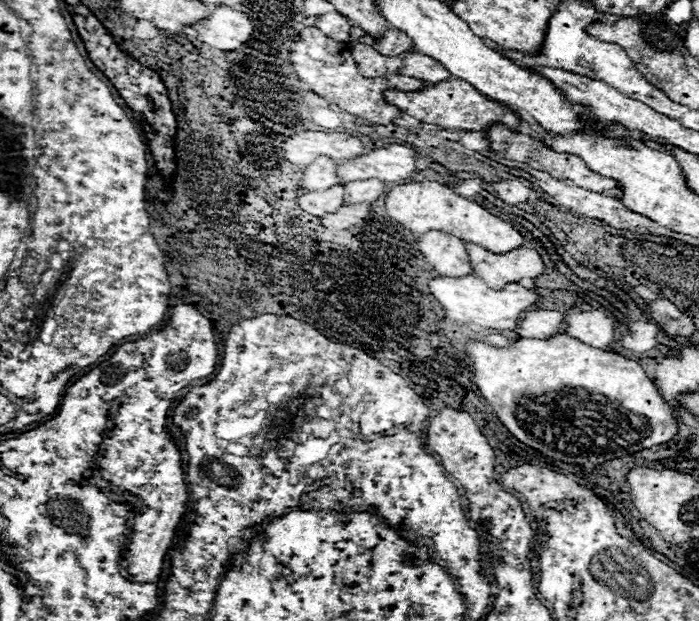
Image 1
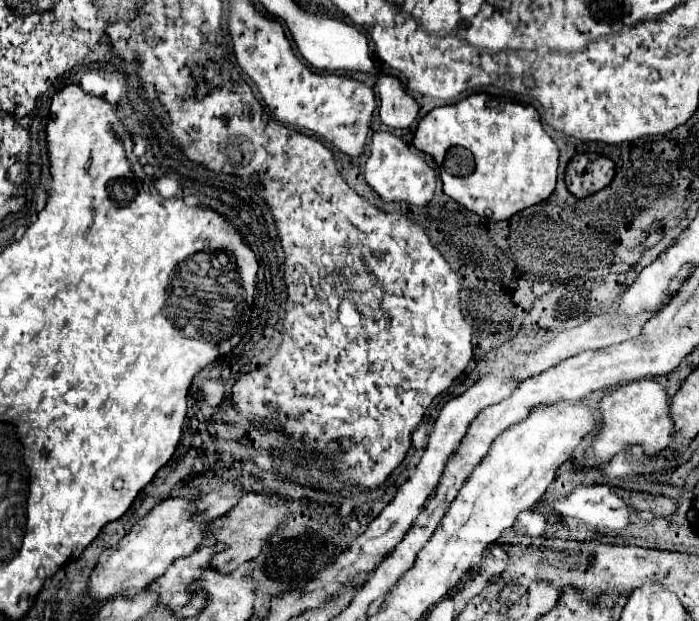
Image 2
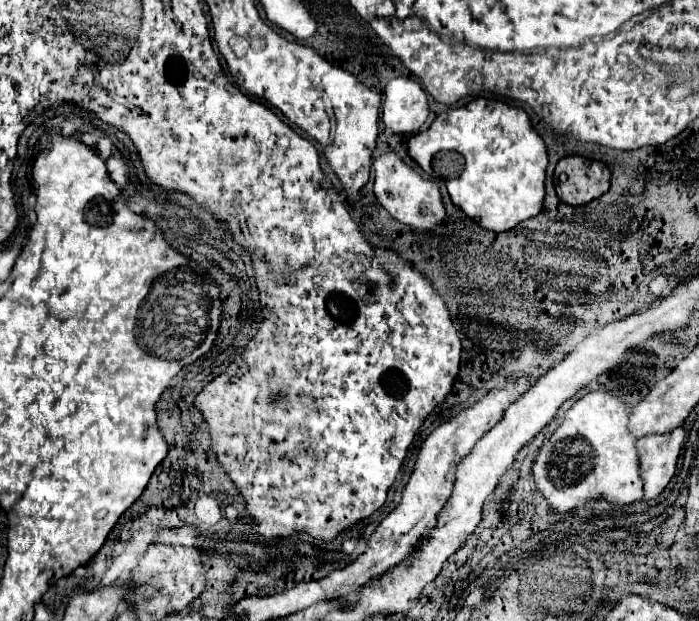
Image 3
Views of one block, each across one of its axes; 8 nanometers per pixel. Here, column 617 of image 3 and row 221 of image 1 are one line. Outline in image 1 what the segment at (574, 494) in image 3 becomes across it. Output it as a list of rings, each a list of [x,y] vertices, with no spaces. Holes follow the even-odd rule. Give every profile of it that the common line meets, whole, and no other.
[[[410,182],[394,186],[386,194],[386,214],[414,234],[422,236],[430,230],[442,230],[462,238],[464,242],[474,242],[494,254],[506,254],[508,250],[516,250],[526,242],[512,224],[492,216],[480,204],[452,192],[446,184],[440,182]]]

